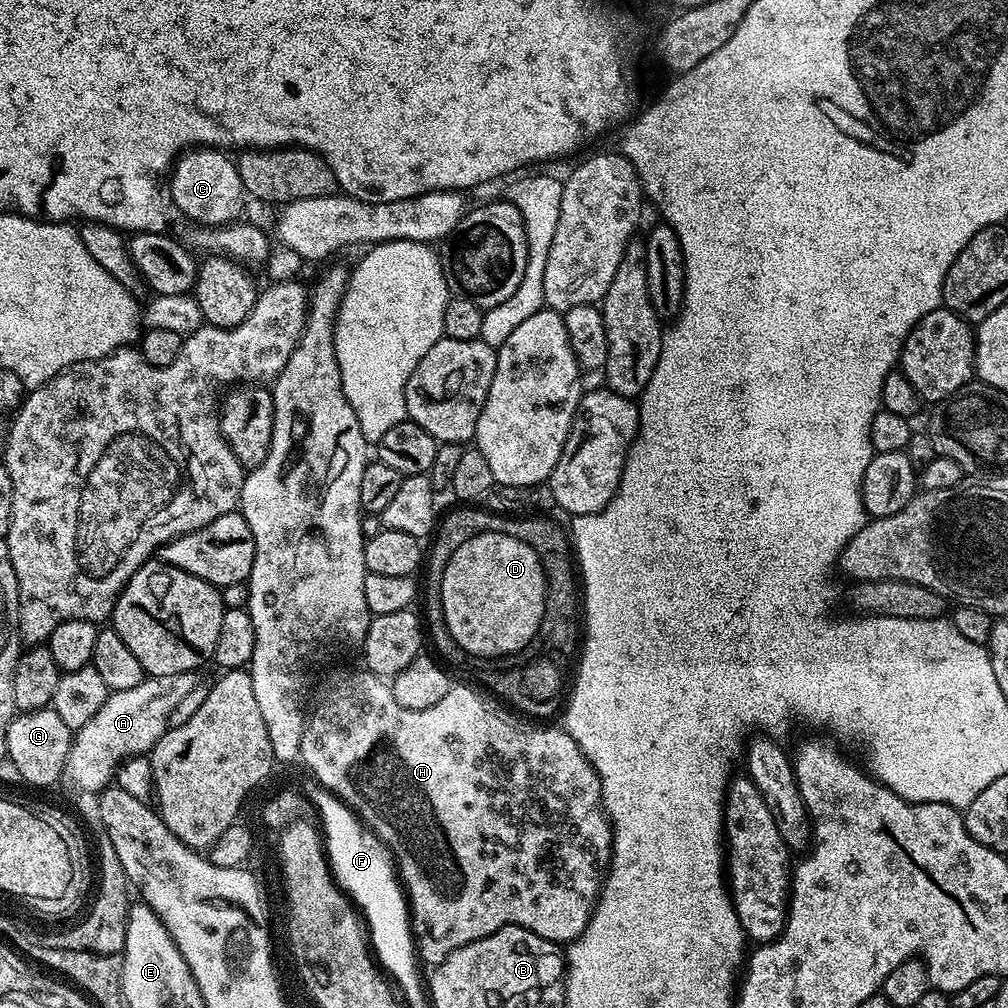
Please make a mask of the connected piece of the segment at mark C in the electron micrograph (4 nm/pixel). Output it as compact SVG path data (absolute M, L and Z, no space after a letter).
M196 146L185 151L171 169L170 185L174 202L182 214L195 224L222 227L239 221L245 211L246 193L236 169L236 161L227 151L219 148Z

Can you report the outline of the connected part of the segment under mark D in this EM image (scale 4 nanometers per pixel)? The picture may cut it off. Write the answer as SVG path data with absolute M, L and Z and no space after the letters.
M487 532L486 534L478 534L474 538L470 538L470 542L462 542L462 546L458 546L458 550L454 550L454 554L450 558L450 562L443 565L442 572L444 577L440 580L440 592L438 598L442 602L442 610L446 618L446 626L450 630L450 634L458 646L462 650L466 650L469 657L501 657L513 655L527 646L534 638L539 630L539 624L544 620L544 594L546 591L546 581L544 579L544 567L540 564L540 555L534 549L520 539L519 535L507 536L501 532Z

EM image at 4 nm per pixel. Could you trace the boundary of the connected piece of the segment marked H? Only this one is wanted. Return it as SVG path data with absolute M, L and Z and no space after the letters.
M367 670L359 671L360 672L348 672L345 676L338 677L337 680L325 690L324 697L316 704L316 709L314 709L313 712L311 709L310 715L307 717L304 725L304 733L301 736L300 760L302 764L305 764L305 766L312 771L311 779L315 781L315 783L321 784L322 787L332 792L337 799L347 804L356 816L367 825L371 834L388 848L395 867L398 869L398 876L402 881L403 891L406 893L407 902L410 905L411 927L414 933L415 943L418 945L419 959L423 961L424 964L425 962L428 963L428 966L440 964L454 950L458 950L470 942L481 940L490 934L494 934L494 930L498 930L504 924L517 924L561 946L578 939L582 934L582 930L586 930L586 926L592 917L592 911L596 908L596 899L600 897L602 877L605 875L609 860L612 859L612 823L608 821L608 815L604 812L604 803L600 800L598 774L592 769L590 762L582 754L582 750L578 750L578 742L574 742L574 738L570 738L570 734L565 732L563 727L560 726L556 726L556 728L515 728L514 725L507 724L494 709L488 708L487 702L484 701L474 689L467 688L466 685L460 683L453 686L439 702L434 702L434 706L426 706L426 710L406 710L406 706L398 706L398 702L394 702L392 685L385 677L375 676L374 673Z

